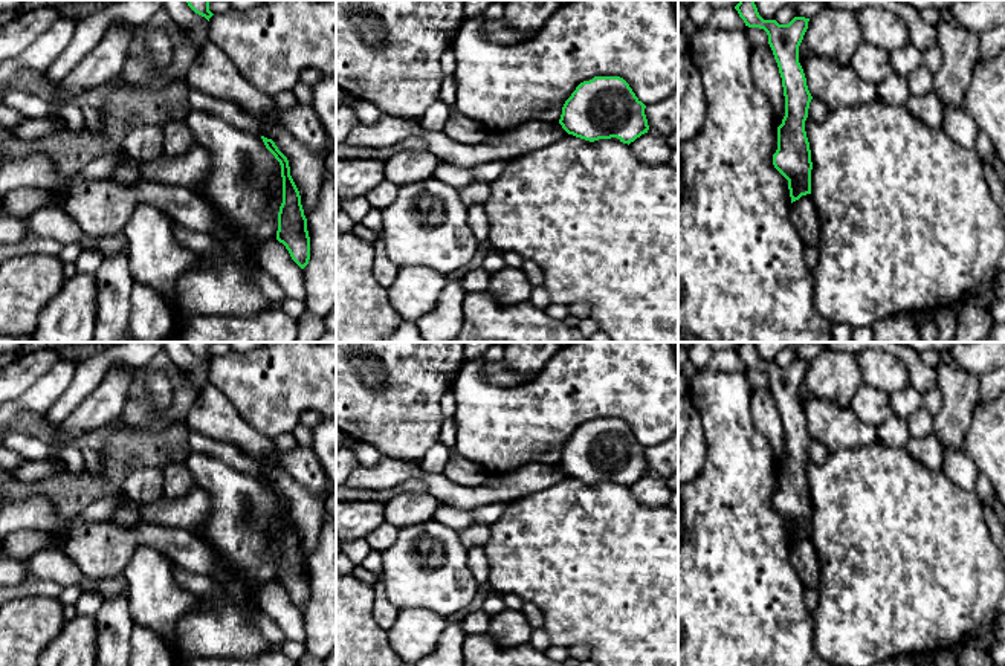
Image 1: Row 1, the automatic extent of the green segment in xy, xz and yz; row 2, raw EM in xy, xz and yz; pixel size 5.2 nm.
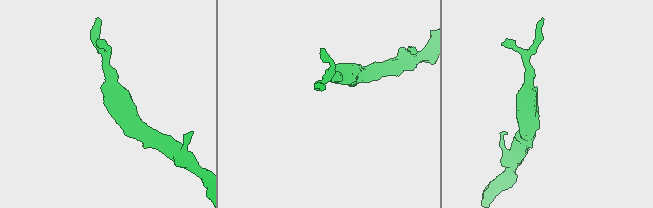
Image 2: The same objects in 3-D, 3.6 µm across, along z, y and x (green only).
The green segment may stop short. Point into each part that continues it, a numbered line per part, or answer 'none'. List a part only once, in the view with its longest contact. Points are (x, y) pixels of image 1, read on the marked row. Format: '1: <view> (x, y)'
none

